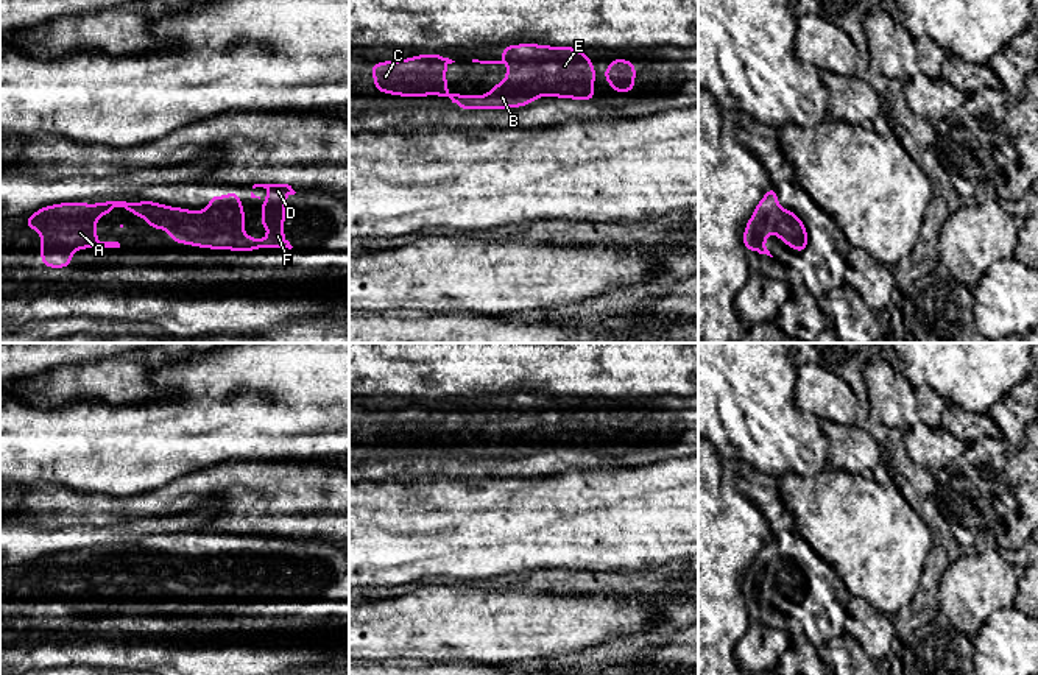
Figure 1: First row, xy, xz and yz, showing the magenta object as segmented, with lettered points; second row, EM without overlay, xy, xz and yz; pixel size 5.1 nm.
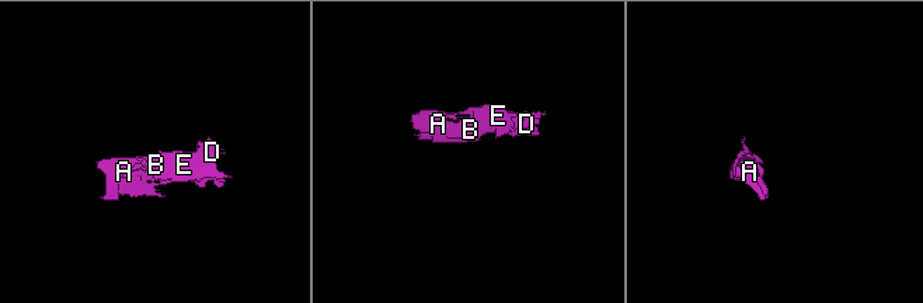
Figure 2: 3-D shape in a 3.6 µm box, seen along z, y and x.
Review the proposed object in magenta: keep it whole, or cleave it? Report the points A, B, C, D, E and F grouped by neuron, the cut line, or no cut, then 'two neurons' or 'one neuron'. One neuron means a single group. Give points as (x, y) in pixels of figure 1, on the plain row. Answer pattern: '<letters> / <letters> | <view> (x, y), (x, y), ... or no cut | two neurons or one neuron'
A B C D E F | no cut | one neuron

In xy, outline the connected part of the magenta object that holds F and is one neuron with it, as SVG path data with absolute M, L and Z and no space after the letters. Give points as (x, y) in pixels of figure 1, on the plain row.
M254 533L252 538L256 536L268 539L259 569L260 575L268 577L267 589L252 588L242 580L248 572L243 566L246 557L240 552L240 542L234 539L226 546L210 544L207 560L187 560L156 550L58 552L28 564L25 577L41 580L41 613L48 617L72 616L75 599L120 597L118 591L97 589L97 567L112 563L115 557L125 557L129 563L142 566L151 580L165 578L170 589L181 594L240 602L260 597L291 599L284 586L287 558L282 552L296 541L288 533Z

